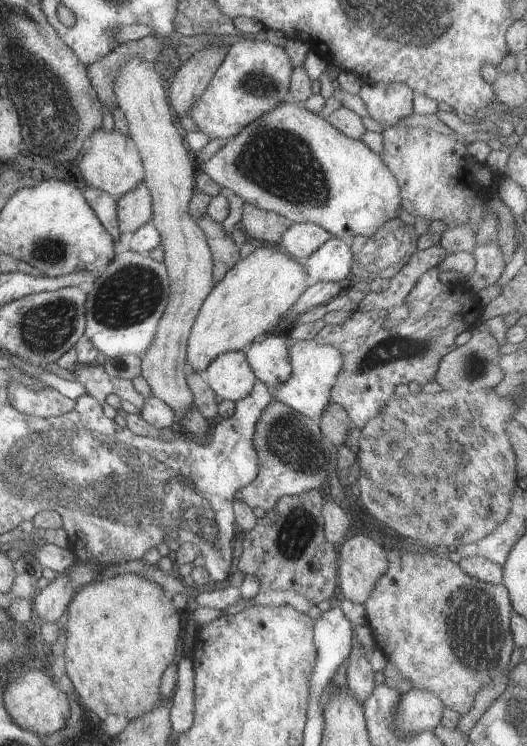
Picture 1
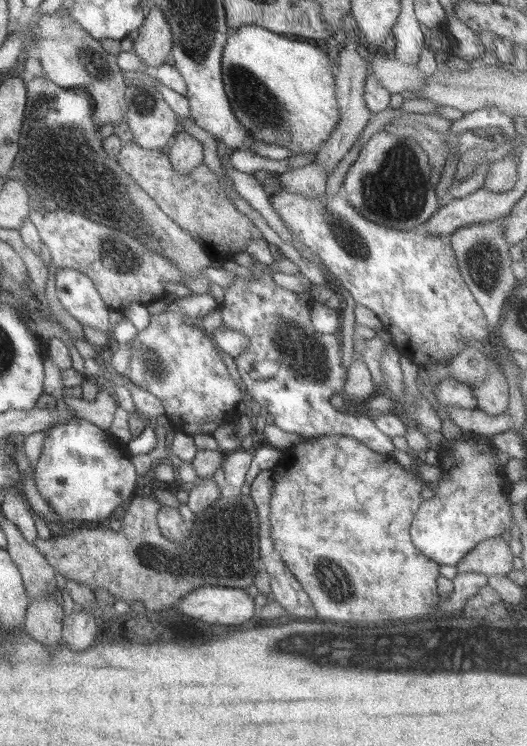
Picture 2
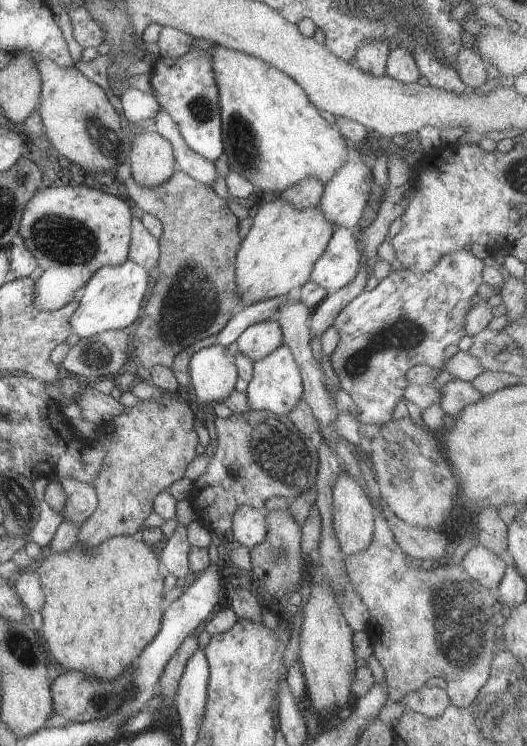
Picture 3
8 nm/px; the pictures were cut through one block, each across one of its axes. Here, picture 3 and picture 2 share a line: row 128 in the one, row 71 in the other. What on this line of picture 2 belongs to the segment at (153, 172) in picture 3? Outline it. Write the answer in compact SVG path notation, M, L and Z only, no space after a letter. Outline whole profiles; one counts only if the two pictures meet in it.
M150 6L149 9L143 25L138 29L132 51L146 66L144 70L153 73L166 63L171 53L173 36L165 14L157 6Z

